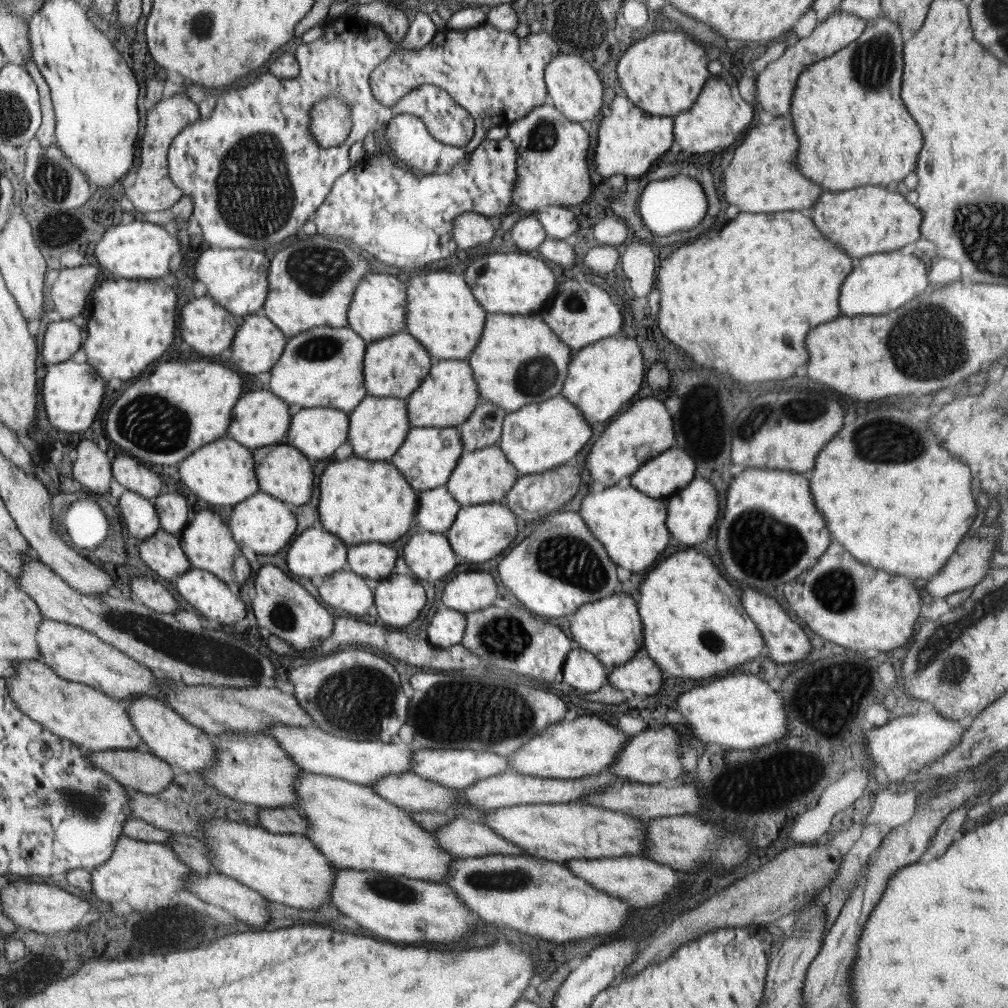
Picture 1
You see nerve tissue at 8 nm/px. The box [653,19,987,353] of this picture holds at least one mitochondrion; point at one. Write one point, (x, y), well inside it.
(864, 62)

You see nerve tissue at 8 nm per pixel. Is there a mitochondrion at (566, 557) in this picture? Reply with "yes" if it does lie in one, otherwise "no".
yes

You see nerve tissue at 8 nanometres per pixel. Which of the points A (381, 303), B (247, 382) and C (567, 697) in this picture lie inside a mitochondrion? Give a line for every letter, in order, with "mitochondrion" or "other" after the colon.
A: other
B: other
C: other

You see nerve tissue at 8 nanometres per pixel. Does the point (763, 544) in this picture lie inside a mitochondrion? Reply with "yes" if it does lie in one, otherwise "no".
yes

